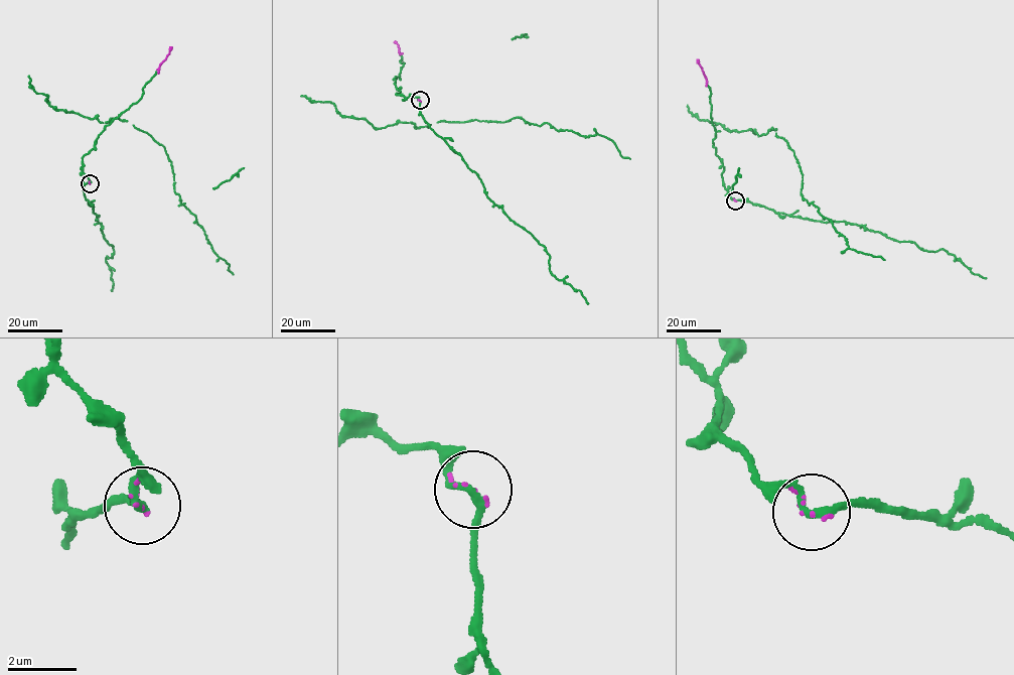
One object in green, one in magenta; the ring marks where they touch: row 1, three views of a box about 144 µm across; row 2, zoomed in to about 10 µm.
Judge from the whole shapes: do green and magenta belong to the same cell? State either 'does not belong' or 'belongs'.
belongs

